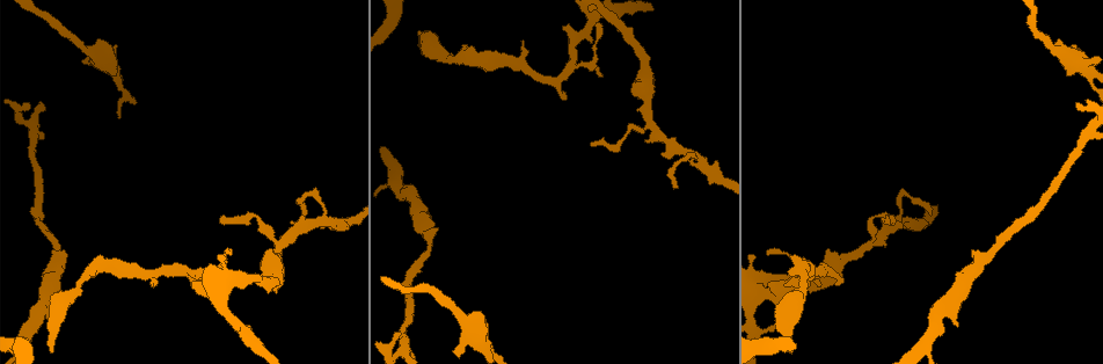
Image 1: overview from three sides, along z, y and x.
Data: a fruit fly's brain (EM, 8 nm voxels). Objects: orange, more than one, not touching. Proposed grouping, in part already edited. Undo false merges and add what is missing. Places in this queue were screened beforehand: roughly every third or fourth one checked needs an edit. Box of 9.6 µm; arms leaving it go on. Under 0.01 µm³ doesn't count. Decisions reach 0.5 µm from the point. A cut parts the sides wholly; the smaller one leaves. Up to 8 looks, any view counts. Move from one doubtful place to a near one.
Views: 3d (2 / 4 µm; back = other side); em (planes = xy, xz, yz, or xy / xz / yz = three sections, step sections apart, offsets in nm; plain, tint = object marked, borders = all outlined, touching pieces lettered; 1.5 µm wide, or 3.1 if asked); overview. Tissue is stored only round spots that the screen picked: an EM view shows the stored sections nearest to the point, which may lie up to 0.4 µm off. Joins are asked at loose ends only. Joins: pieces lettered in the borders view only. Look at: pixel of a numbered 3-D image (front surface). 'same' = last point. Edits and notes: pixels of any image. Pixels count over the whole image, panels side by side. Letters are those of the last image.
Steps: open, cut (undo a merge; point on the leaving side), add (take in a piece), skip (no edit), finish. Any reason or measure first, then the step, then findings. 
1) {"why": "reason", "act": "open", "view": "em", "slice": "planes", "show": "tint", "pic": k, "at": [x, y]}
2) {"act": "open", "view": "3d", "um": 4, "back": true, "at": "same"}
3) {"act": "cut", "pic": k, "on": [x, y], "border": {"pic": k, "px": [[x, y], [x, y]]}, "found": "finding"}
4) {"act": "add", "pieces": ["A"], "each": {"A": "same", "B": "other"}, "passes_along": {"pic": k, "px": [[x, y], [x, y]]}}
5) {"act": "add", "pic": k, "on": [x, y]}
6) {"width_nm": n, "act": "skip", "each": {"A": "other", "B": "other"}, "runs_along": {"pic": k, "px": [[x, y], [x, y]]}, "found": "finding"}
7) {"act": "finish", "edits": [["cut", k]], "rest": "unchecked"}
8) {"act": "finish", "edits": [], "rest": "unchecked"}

{"why": "sudden change in width", "act": "open", "view": "em", "slice": "planes", "show": "plain", "pic": 1, "at": [1094, 86]}

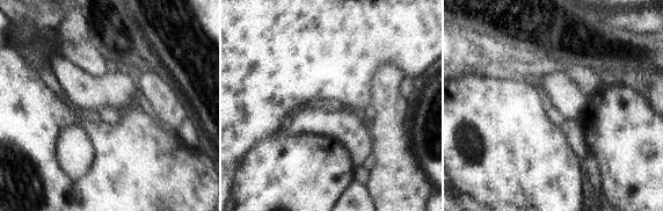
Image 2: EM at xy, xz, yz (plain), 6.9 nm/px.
{"act": "open", "view": "em", "slice": "planes", "show": "tint", "at": "same"}

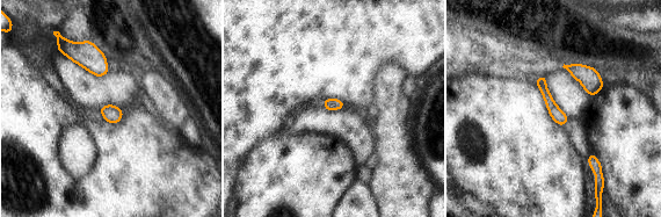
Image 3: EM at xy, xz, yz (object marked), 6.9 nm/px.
{"why": "see the neighbours", "act": "open", "view": "em", "slice": "planes", "show": "borders", "at": "same"}

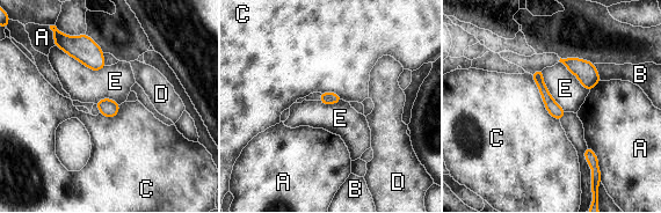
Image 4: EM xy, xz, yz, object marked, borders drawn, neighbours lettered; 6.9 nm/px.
{"act": "skip", "each": {"A": "other", "B": "other", "C": "other", "D": "other", "E": "other"}, "runs_along": {"pic": 4, "px": [[537, 74], [544, 94], [558, 116]]}, "found": "one neuron here"}

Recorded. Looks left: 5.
{"why": "an open end", "act": "open", "view": "3d", "um": 4, "pic": 1, "at": [398, 332]}

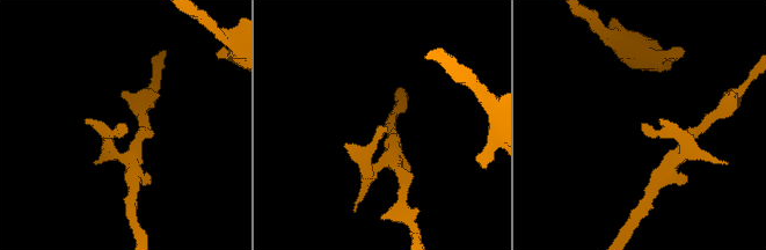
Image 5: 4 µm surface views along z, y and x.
{"why": "need the tissue", "act": "open", "view": "em", "slice": "planes", "show": "borders", "pic": 5, "at": [122, 125]}

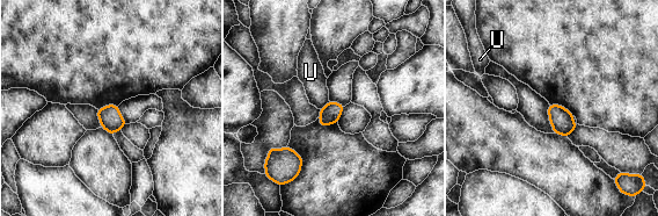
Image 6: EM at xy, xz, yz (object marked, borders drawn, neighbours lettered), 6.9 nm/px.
{"act": "skip", "each": {"U": "other"}, "found": "no lettered piece goes on from it"}

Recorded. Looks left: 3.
{"why": "branch stops here", "act": "open", "view": "em", "slice": "yz", "step": 8, "show": "borders", "pic": 1, "at": [784, 283]}

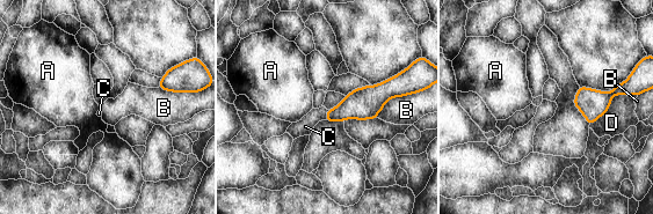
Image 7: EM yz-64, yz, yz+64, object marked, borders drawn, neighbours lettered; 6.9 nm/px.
{"act": "add", "pic": 7, "on": [305, 126], "each": {"A": "other", "B": "other", "C": "same", "D": "other"}, "found": "it goes on there"}

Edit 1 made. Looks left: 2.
{"act": "finish", "edits": [["add", 7]], "rest": "unchecked"}

